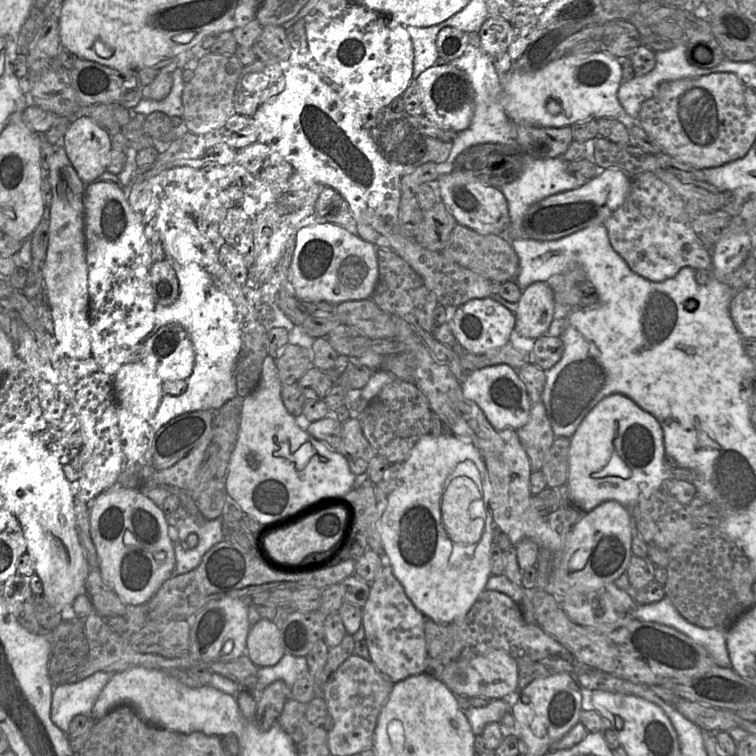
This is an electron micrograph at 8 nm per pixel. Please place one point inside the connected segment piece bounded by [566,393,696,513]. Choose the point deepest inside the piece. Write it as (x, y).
(616, 453)

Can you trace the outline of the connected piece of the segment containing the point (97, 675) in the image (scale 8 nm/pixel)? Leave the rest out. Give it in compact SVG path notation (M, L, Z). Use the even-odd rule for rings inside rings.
M97 671L74 683L54 685L50 706L53 723L67 733L70 721L75 715L90 715L99 694L110 677L110 673Z

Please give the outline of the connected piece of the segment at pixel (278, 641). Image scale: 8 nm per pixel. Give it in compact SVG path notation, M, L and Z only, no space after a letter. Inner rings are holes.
M261 618L251 625L245 654L258 667L275 665L285 654L278 623Z

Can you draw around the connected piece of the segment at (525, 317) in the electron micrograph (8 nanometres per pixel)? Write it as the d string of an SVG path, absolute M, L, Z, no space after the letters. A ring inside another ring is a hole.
M534 282L522 289L515 311L515 330L523 338L535 340L547 334L556 308L553 287L548 282Z

